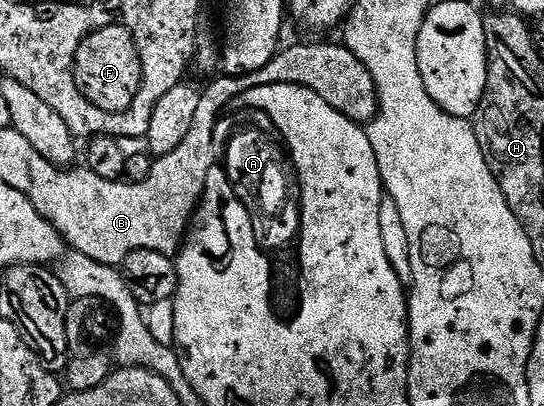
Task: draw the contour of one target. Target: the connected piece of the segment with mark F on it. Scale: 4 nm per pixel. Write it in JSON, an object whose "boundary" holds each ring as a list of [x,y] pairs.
{"boundary":[[[105,25],[86,34],[72,54],[73,79],[78,91],[99,113],[123,113],[132,105],[143,82],[140,53],[132,33],[123,25]]]}

